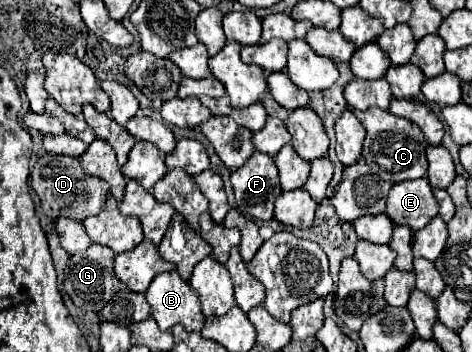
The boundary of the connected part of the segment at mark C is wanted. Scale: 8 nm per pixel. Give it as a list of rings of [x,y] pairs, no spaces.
[[[369,108],[365,112],[353,110],[353,114],[361,120],[361,124],[367,130],[367,138],[363,144],[363,158],[373,174],[379,174],[387,182],[417,180],[427,176],[427,158],[425,158],[427,142],[417,124],[411,124],[409,120],[399,118],[389,110],[381,108]]]

